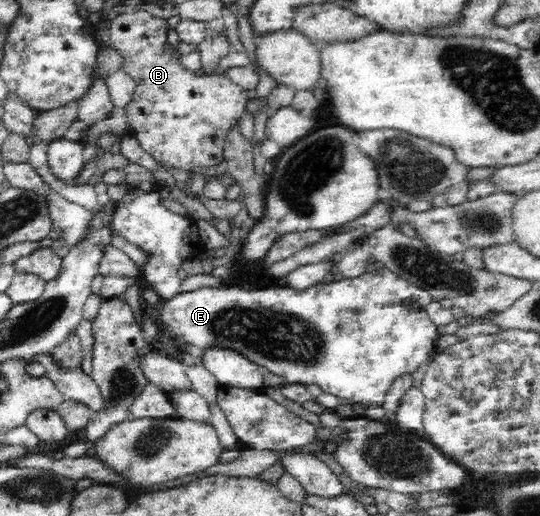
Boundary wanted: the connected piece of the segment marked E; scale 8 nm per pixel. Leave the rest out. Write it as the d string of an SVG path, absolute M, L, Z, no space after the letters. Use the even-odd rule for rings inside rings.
M378 266L372 273L363 273L358 278L353 280L342 279L340 281L331 281L330 283L318 283L306 290L299 291L290 288L281 283L274 283L272 286L249 290L237 285L230 285L227 288L210 288L209 286L200 287L194 292L185 292L177 294L174 298L161 300L158 307L154 309L151 306L146 306L151 318L162 326L171 336L175 336L185 342L197 346L199 348L209 348L209 346L218 346L219 348L232 348L233 350L243 354L245 358L253 363L265 368L265 372L277 374L283 378L282 385L293 383L311 385L317 384L322 392L334 394L340 399L353 399L353 402L362 404L363 407L377 407L383 404L383 396L389 386L391 386L395 378L399 376L413 373L424 364L431 355L435 352L436 341L440 336L437 330L437 325L429 318L424 308L432 302L432 297L429 292L423 288L417 287L409 283L407 280L401 279L394 272L387 270L383 266ZM407 302L415 302L417 308L407 308Z

